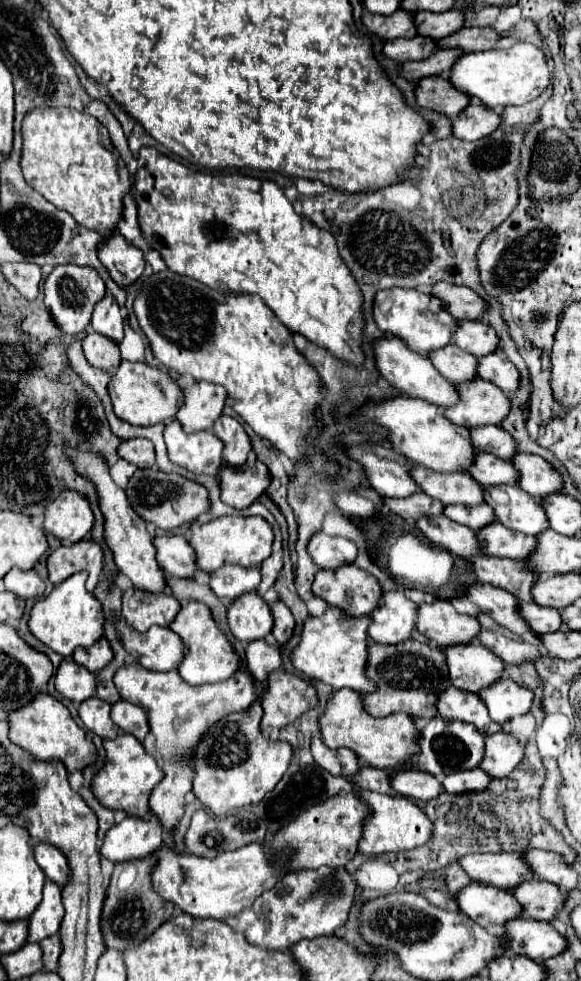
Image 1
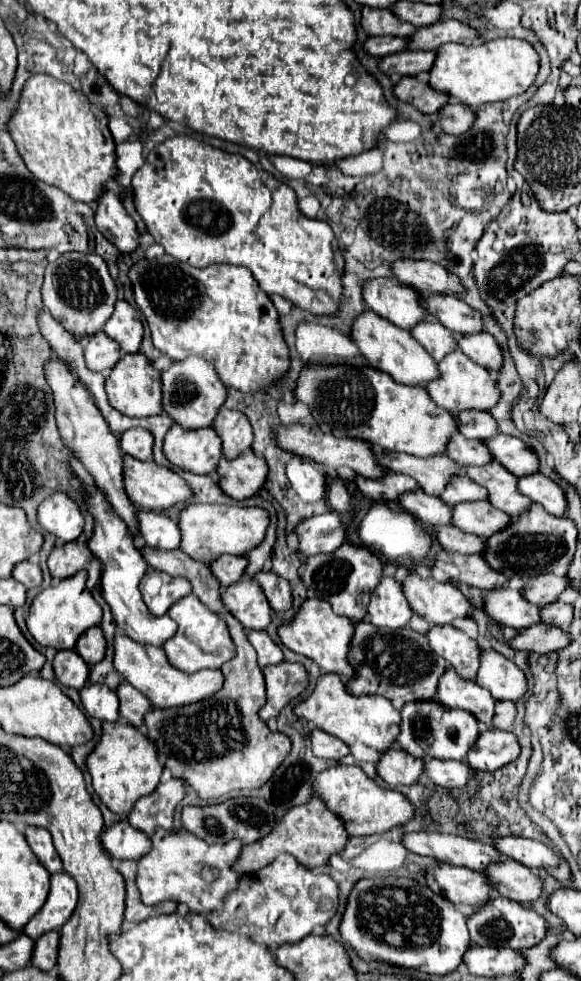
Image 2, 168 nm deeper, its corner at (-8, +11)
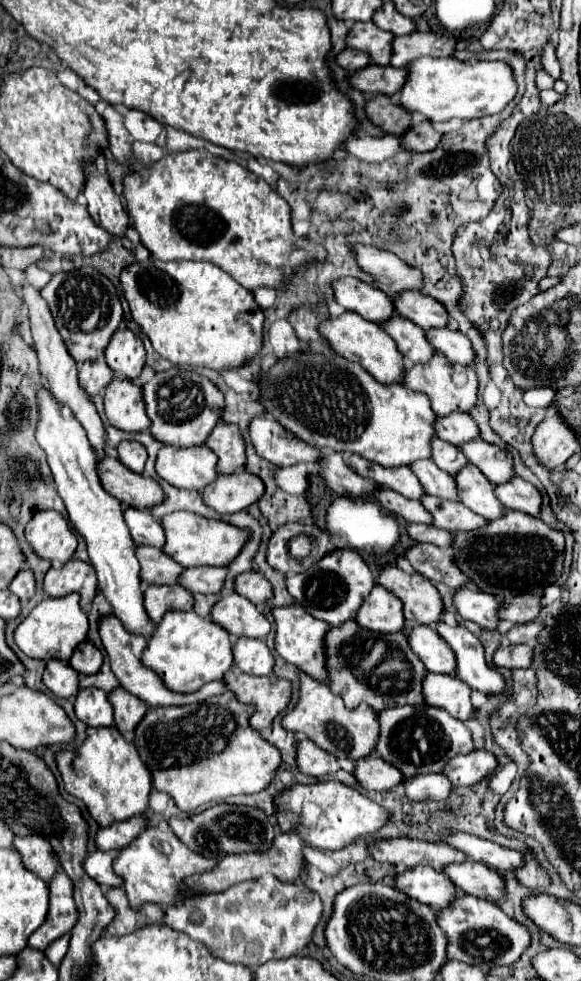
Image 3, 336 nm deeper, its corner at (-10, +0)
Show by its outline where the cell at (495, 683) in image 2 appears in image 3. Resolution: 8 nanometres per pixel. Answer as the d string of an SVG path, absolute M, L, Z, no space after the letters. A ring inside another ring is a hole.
M438 622L436 632L456 654L456 676L462 682L480 690L482 694L504 692L504 676L484 660L484 648L468 628L452 628L444 622Z

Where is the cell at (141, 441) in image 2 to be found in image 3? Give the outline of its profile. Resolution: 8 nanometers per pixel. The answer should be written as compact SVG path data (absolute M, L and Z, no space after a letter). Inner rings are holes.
M122 442L118 444L118 458L124 466L128 466L132 472L142 472L144 470L144 462L146 462L146 450L142 444L134 442Z

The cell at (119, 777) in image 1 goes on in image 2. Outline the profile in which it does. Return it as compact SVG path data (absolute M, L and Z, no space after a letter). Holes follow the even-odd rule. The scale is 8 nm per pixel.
M128 721L108 723L102 725L102 739L94 747L94 751L86 759L88 771L92 775L92 787L104 801L104 805L118 813L120 817L126 817L132 811L132 805L148 793L152 793L162 777L162 763L158 761L156 745L148 741L144 733L140 733L134 725L128 725Z

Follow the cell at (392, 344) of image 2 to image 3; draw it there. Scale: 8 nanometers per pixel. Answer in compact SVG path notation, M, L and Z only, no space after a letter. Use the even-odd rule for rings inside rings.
M344 312L338 318L326 318L324 322L320 322L318 324L318 332L320 332L320 336L328 342L328 346L336 354L344 356L346 360L352 360L352 362L360 364L376 380L380 380L384 384L402 382L402 376L404 376L404 358L398 352L394 340L384 332L384 328L380 324L364 320L356 312Z

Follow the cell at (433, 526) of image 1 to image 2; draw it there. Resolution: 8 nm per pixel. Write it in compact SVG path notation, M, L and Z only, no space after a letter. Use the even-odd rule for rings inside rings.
M418 489L416 493L404 493L400 497L400 505L416 519L420 519L424 525L430 525L430 527L452 525L450 505L444 505L440 497L432 497L422 489Z

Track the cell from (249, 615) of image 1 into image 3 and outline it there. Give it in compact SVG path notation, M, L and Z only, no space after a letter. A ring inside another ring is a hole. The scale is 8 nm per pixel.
M230 594L220 598L210 612L212 620L220 624L232 636L246 636L246 638L266 638L270 632L270 622L256 610L250 600L238 594Z

